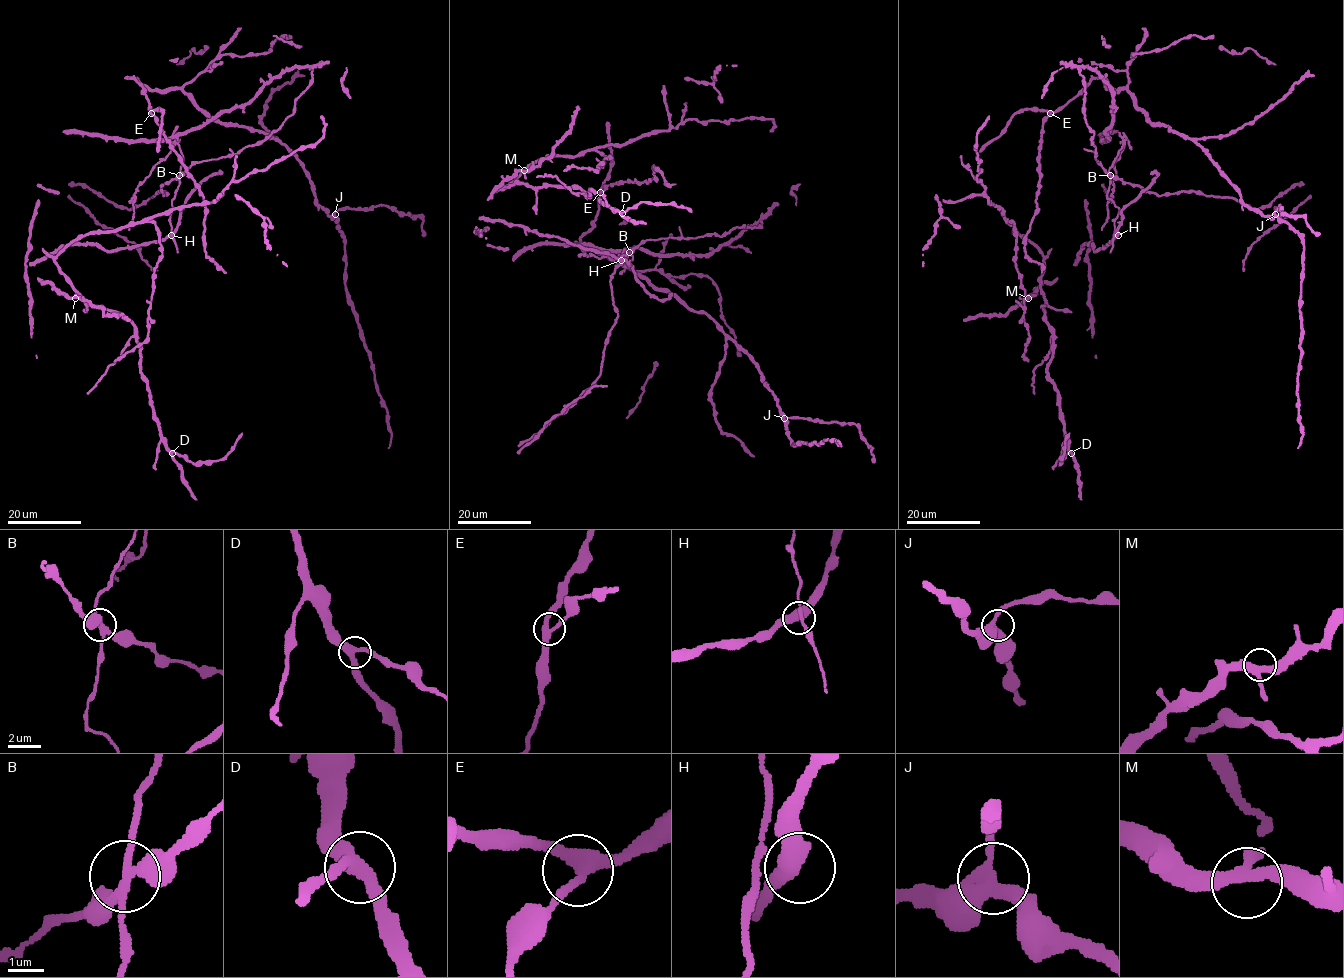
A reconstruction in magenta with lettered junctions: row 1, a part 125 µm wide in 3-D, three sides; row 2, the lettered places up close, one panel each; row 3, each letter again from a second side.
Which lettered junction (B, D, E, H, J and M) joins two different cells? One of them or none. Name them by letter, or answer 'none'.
B

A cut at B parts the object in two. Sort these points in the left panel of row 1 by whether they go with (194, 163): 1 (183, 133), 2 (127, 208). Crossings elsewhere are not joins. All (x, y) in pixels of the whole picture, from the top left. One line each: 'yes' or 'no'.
1: yes
2: yes

